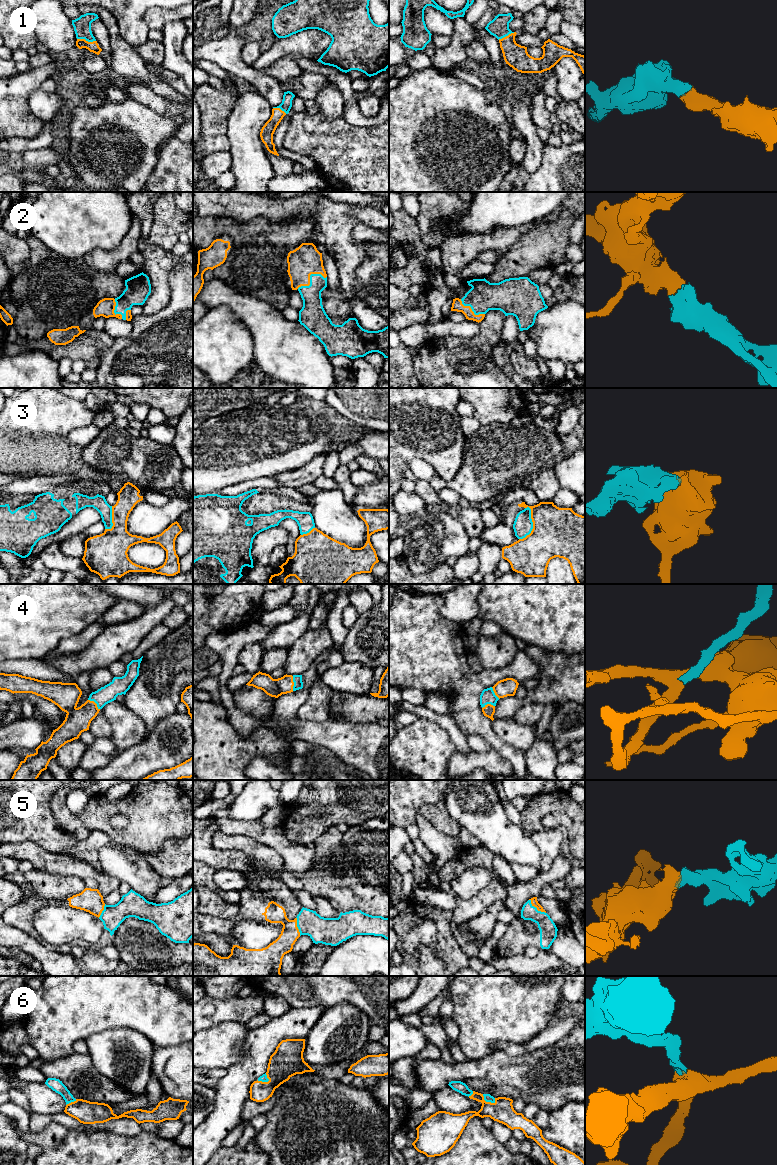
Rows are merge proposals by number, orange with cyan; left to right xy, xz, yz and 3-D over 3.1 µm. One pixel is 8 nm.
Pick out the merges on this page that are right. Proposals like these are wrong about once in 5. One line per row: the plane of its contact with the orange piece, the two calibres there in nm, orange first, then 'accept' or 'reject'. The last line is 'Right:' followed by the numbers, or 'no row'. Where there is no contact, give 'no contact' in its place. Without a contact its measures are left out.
1: xy | 80/140 nm | accept
2: xz | 240/170 nm | accept
3: yz | 400/160 nm | reject
4: xy | 220/140 nm | accept
5: yz | 60/140 nm | accept
6: yz | 190/60 nm | accept
Right: 1, 2, 4, 5, 6

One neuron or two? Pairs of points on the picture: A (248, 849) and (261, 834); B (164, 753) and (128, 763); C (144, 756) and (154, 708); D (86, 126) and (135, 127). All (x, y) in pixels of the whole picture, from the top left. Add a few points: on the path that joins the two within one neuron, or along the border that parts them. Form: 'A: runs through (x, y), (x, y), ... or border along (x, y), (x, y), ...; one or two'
A: border along (232, 835), (248, 836), (272, 847), (276, 851); two
B: runs through (155, 753), (137, 762); one
C: border along (166, 716), (161, 718), (145, 736); two
D: runs through (98, 127), (123, 127); one

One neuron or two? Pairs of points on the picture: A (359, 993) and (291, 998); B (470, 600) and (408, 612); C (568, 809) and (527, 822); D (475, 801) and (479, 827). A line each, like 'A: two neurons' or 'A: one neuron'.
A: one neuron
B: two neurons
C: one neuron
D: one neuron

